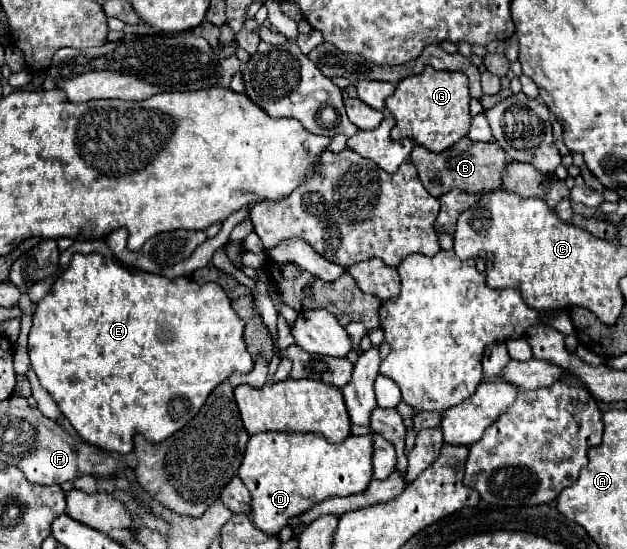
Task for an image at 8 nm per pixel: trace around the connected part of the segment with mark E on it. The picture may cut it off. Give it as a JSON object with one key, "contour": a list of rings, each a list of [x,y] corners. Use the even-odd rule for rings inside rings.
{"contour":[[[77,253],[73,255],[69,269],[53,283],[51,291],[37,303],[37,309],[33,315],[33,327],[29,333],[29,357],[31,357],[31,367],[37,373],[41,385],[55,399],[61,413],[67,417],[67,421],[73,425],[79,437],[99,449],[127,455],[133,449],[131,441],[135,433],[141,433],[149,443],[159,443],[161,439],[167,439],[169,435],[185,427],[197,415],[199,407],[205,403],[209,393],[221,381],[225,381],[235,371],[247,373],[253,369],[253,357],[247,353],[245,341],[243,341],[243,327],[245,323],[235,315],[235,311],[231,309],[229,297],[217,283],[199,285],[189,277],[169,279],[161,275],[149,275],[143,271],[131,271],[123,267],[119,261],[115,261],[113,257],[105,257],[101,253],[89,253],[89,255]]]}

